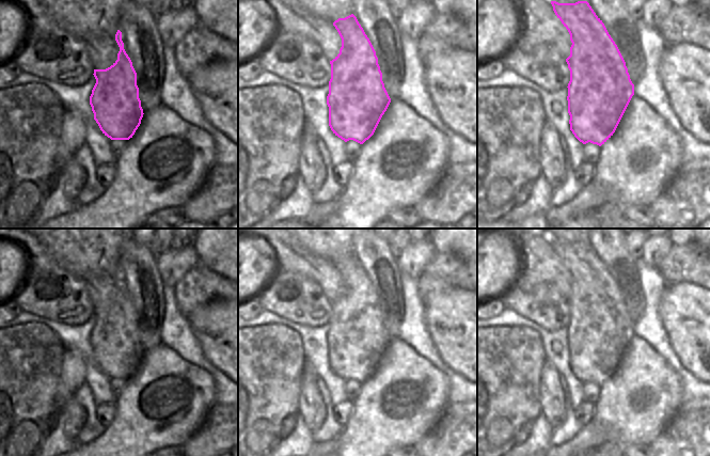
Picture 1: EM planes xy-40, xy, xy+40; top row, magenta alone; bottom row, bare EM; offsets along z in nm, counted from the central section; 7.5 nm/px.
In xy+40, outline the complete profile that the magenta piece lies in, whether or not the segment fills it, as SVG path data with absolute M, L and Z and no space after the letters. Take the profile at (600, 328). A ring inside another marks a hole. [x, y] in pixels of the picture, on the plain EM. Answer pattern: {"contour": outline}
{"contour": "M551 240L551 243L557 257L568 269L572 282L570 295L566 298L570 310L567 326L570 369L583 383L590 381L601 386L615 372L634 334L634 324L617 284L587 240Z"}

